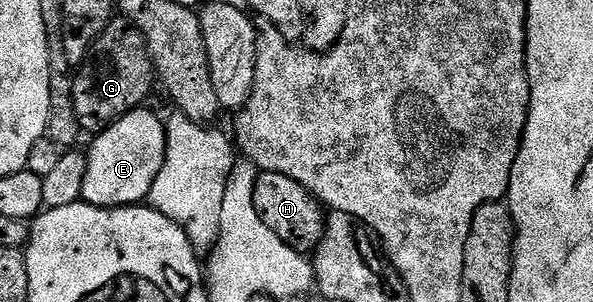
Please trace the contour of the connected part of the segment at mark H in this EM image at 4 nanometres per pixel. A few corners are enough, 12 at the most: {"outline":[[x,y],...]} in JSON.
{"outline":[[259,171],[254,208],[284,245],[317,251],[327,212],[284,173]]}

